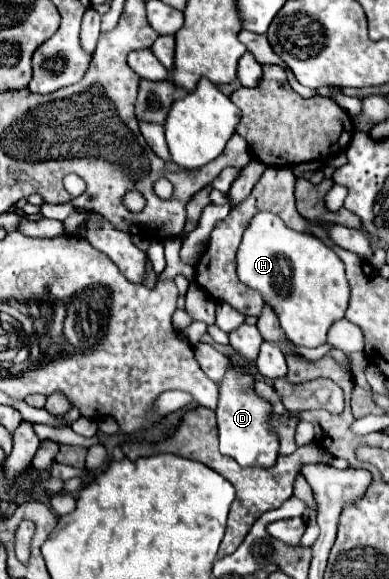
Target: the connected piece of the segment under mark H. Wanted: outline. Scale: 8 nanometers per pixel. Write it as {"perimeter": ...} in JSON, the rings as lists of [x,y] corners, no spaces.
{"perimeter":[[[269,211],[257,213],[243,233],[243,241],[237,251],[237,277],[241,279],[241,283],[261,293],[263,301],[277,313],[287,339],[297,347],[323,345],[329,327],[337,319],[343,319],[349,303],[349,283],[345,279],[341,259],[317,237],[289,229],[277,215]]]}

